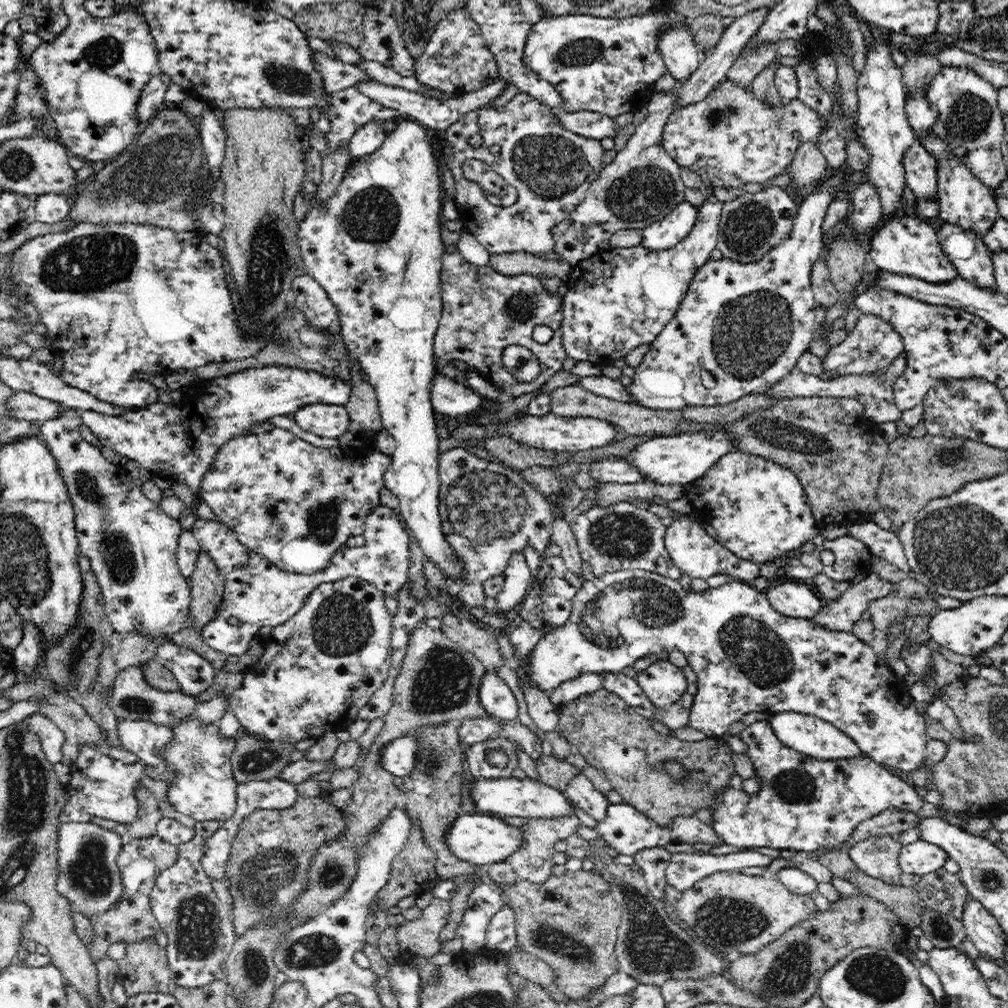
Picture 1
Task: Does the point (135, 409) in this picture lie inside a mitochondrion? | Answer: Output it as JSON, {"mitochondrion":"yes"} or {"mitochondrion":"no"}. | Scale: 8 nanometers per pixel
{"mitochondrion":"no"}

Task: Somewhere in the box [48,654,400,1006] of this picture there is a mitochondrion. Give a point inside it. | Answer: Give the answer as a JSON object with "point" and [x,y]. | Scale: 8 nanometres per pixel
{"point":[199,926]}

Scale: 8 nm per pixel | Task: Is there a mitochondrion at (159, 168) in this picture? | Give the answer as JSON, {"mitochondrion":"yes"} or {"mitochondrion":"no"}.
{"mitochondrion":"yes"}

